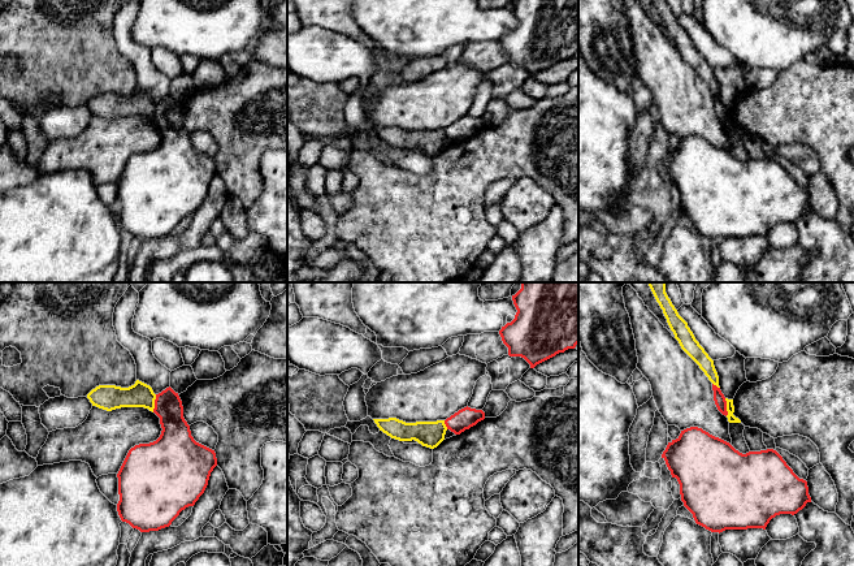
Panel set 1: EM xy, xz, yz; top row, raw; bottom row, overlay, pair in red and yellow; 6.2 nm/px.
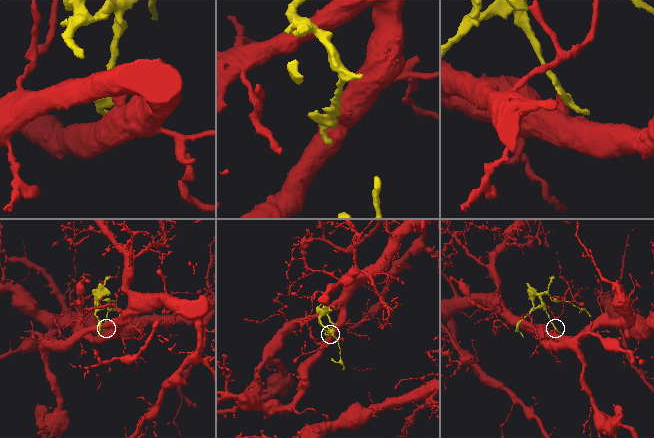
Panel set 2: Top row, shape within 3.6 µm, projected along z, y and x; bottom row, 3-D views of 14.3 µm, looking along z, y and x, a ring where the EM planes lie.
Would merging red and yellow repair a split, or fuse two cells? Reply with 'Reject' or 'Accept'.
Reject

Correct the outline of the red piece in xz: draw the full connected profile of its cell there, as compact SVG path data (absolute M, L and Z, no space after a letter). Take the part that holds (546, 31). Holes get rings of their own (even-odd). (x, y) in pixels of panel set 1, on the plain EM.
M517 0L515 27L499 39L510 65L537 73L578 52L578 0Z

